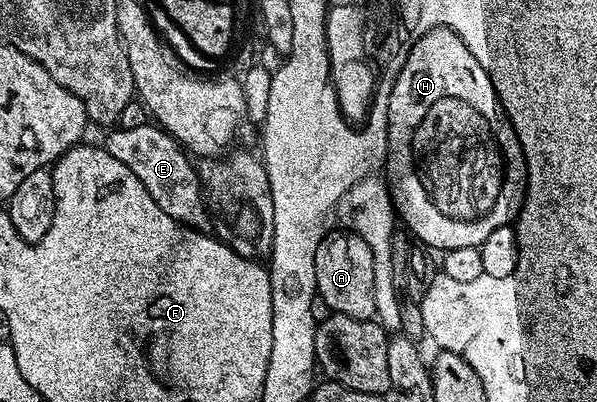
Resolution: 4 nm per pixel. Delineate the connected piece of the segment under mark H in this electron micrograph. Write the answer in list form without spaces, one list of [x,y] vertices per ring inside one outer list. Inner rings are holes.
[[[432,29],[414,40],[411,51],[395,79],[391,99],[387,103],[387,147],[389,148],[387,184],[396,216],[399,218],[400,224],[402,221],[406,225],[404,228],[430,250],[444,251],[455,247],[480,247],[483,239],[487,239],[487,235],[491,235],[491,231],[516,222],[517,214],[521,212],[521,205],[525,201],[525,156],[513,130],[513,124],[505,114],[499,95],[491,83],[489,73],[479,63],[479,59],[475,59],[475,55],[471,55],[467,43],[463,43],[463,39],[459,39],[459,35],[455,35],[455,31]]]

